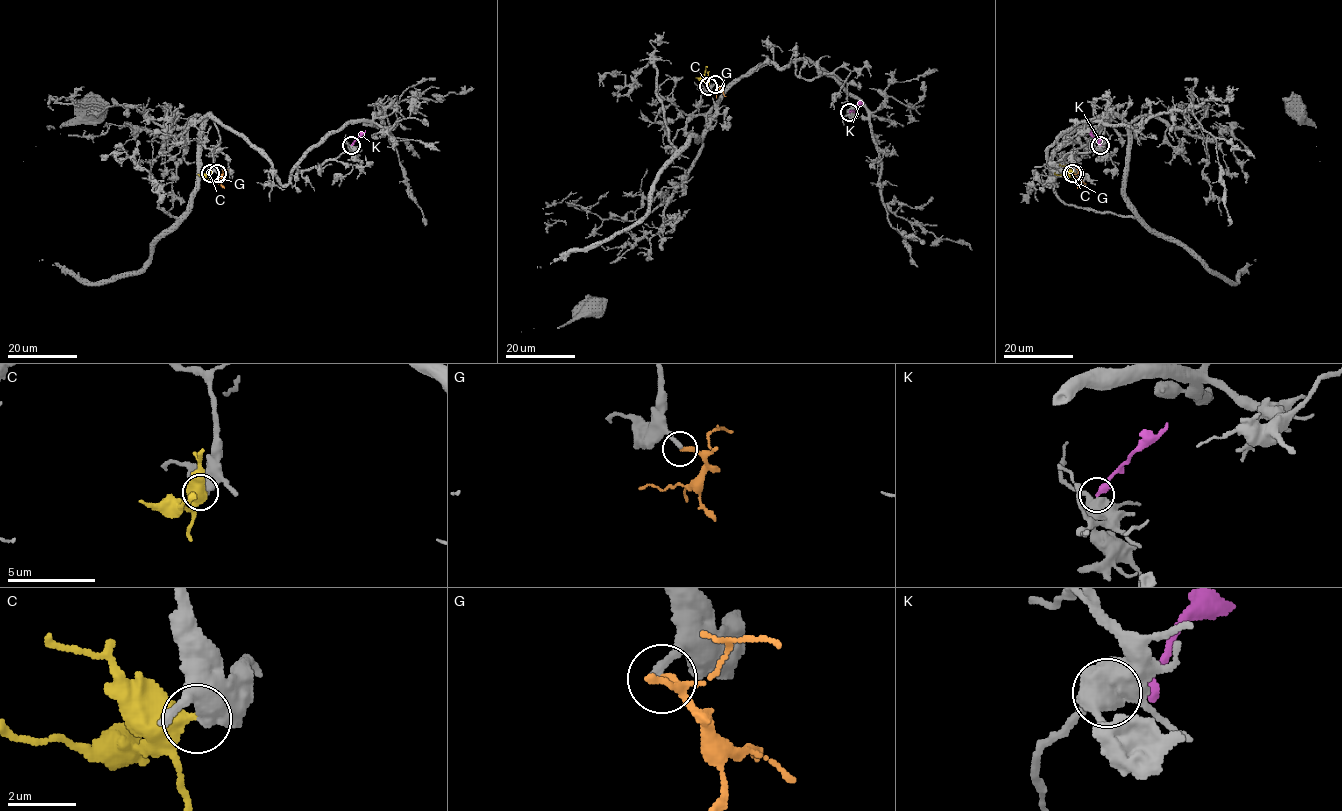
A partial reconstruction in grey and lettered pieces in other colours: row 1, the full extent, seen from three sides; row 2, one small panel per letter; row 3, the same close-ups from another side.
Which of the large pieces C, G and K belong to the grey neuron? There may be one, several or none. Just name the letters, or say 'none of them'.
C

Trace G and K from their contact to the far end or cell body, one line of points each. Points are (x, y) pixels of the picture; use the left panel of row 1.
G: (217, 173), (221, 176), (218, 181), (208, 181)
K: (351, 145), (365, 130)

